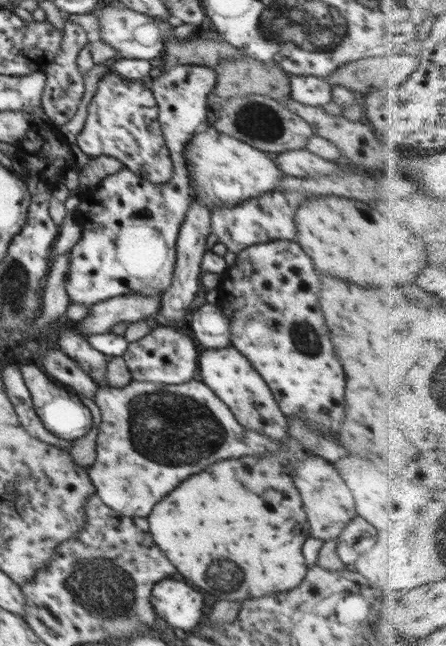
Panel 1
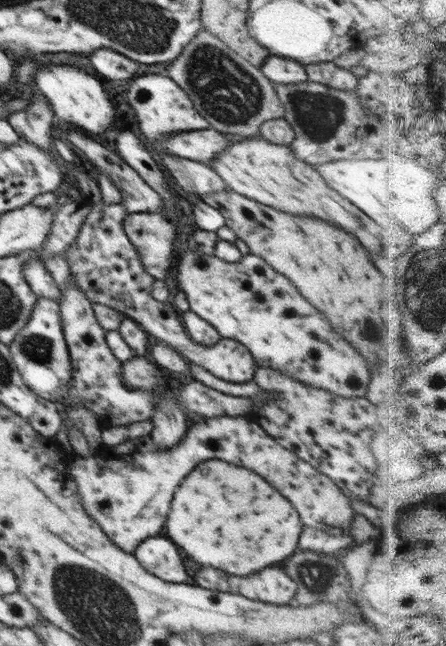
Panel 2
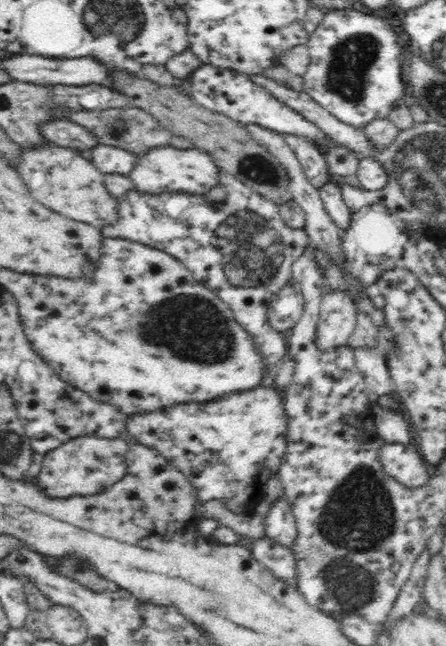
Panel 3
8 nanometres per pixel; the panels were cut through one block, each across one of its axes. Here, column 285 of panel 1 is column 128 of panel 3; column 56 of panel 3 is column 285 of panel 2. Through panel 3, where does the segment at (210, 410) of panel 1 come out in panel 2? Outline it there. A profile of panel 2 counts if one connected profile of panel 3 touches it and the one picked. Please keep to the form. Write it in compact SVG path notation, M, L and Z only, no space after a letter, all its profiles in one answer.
M192 416L189 419L184 438L169 449L158 448L151 435L134 437L115 446L106 445L106 448L114 454L113 458L96 455L88 458L73 456L68 463L68 475L76 484L76 493L81 498L86 512L101 526L101 529L111 538L111 542L114 542L115 546L120 547L120 550L124 550L127 554L133 554L145 539L162 534L176 486L202 460L212 460L212 458L220 458L220 460L232 462L236 466L244 466L244 468L256 472L258 476L262 476L264 480L268 480L272 486L276 486L276 490L280 490L280 494L284 494L284 498L288 498L292 502L292 506L300 514L302 524L306 526L339 537L354 536L358 530L364 528L364 524L351 505L351 500L328 475L316 470L285 446L280 446L280 443L276 442L271 435L268 436L255 420L246 420L244 416Z

